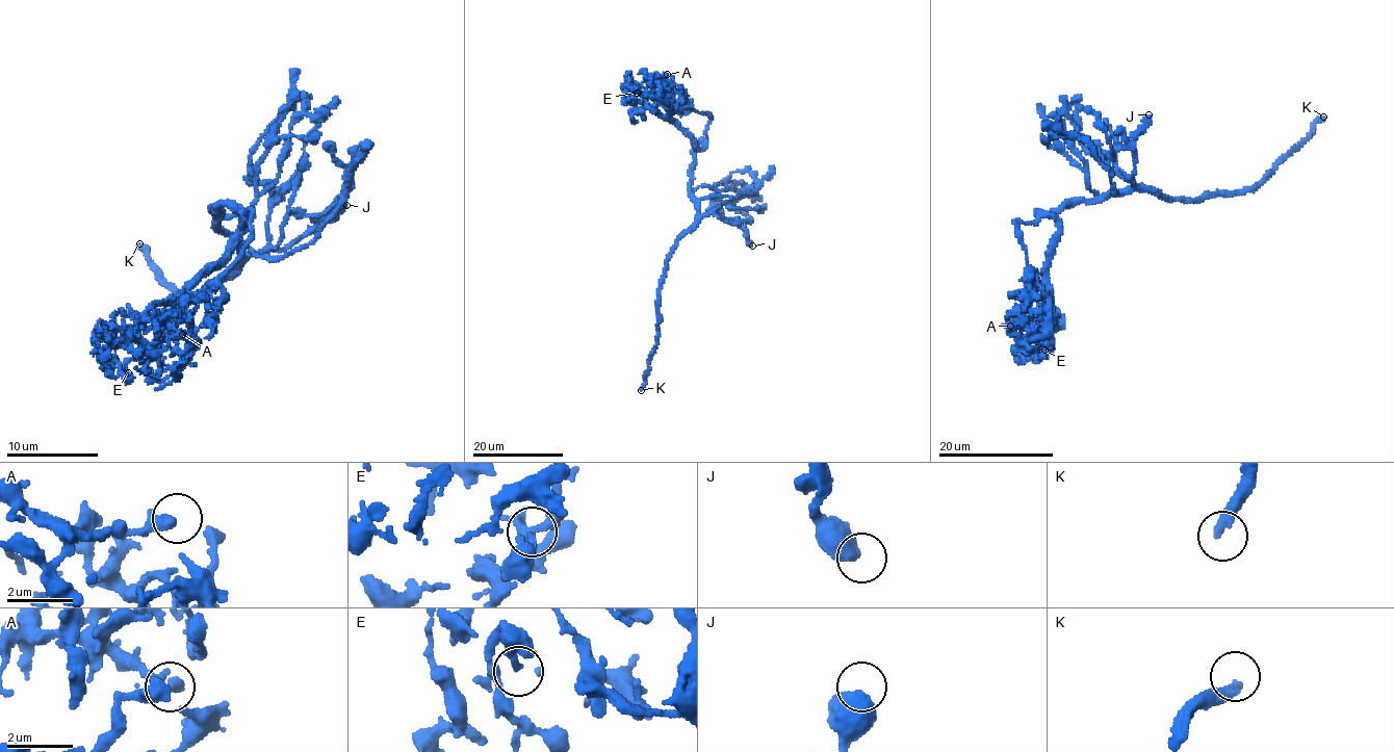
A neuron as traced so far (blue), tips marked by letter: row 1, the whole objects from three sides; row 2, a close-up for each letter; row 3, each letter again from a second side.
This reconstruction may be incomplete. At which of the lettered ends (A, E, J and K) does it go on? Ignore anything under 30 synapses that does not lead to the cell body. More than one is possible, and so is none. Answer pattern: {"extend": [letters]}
{"extend": ["K"]}

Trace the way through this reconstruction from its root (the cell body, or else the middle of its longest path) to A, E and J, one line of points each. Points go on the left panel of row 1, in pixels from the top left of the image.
A: (231, 234), (218, 204), (242, 227), (230, 258), (188, 288), (178, 377), (159, 357), (182, 334)
E: (231, 234), (218, 204), (241, 216), (230, 258), (188, 288), (155, 342), (112, 344), (107, 367), (128, 372)
J: (231, 234), (238, 252), (262, 254), (264, 251), (287, 247), (319, 224), (333, 219), (336, 210), (346, 205)

